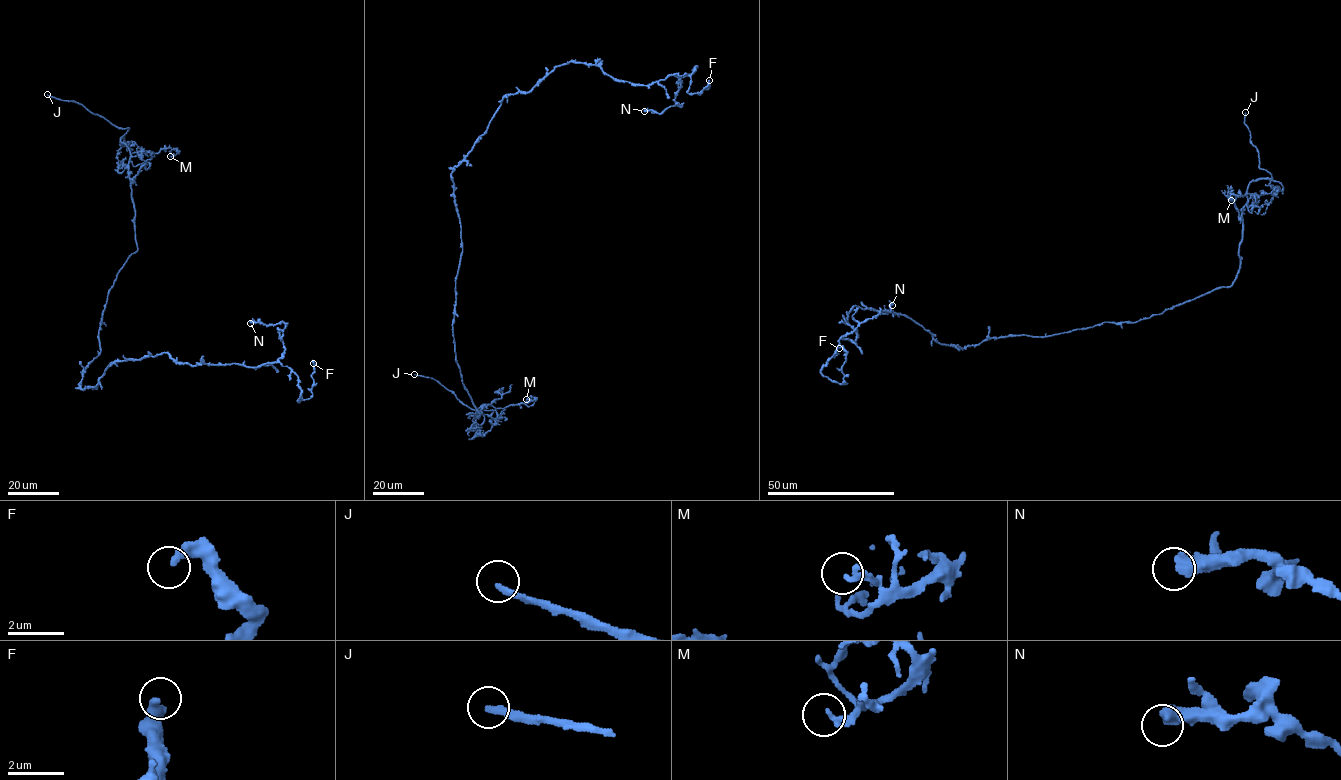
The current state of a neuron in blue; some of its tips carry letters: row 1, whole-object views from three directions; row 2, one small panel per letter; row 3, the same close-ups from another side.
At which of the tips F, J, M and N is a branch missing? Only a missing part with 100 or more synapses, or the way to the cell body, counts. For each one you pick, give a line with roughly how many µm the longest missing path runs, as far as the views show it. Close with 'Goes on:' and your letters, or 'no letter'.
J: missing 7 µm
Goes on: J

